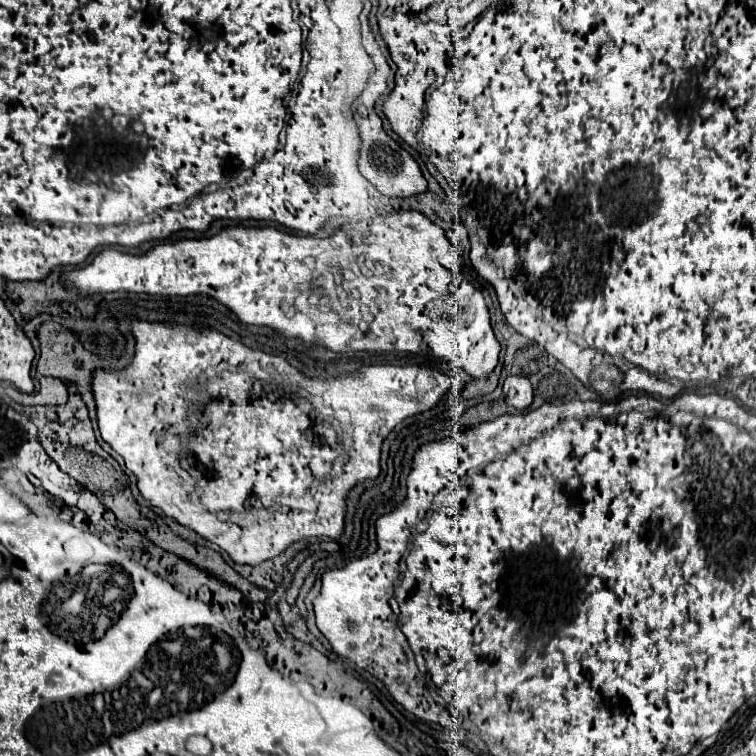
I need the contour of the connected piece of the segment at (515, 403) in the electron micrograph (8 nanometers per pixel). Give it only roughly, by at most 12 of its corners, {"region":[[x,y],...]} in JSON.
{"region":[[528,377],[504,379],[504,401],[516,409],[532,403]]}

